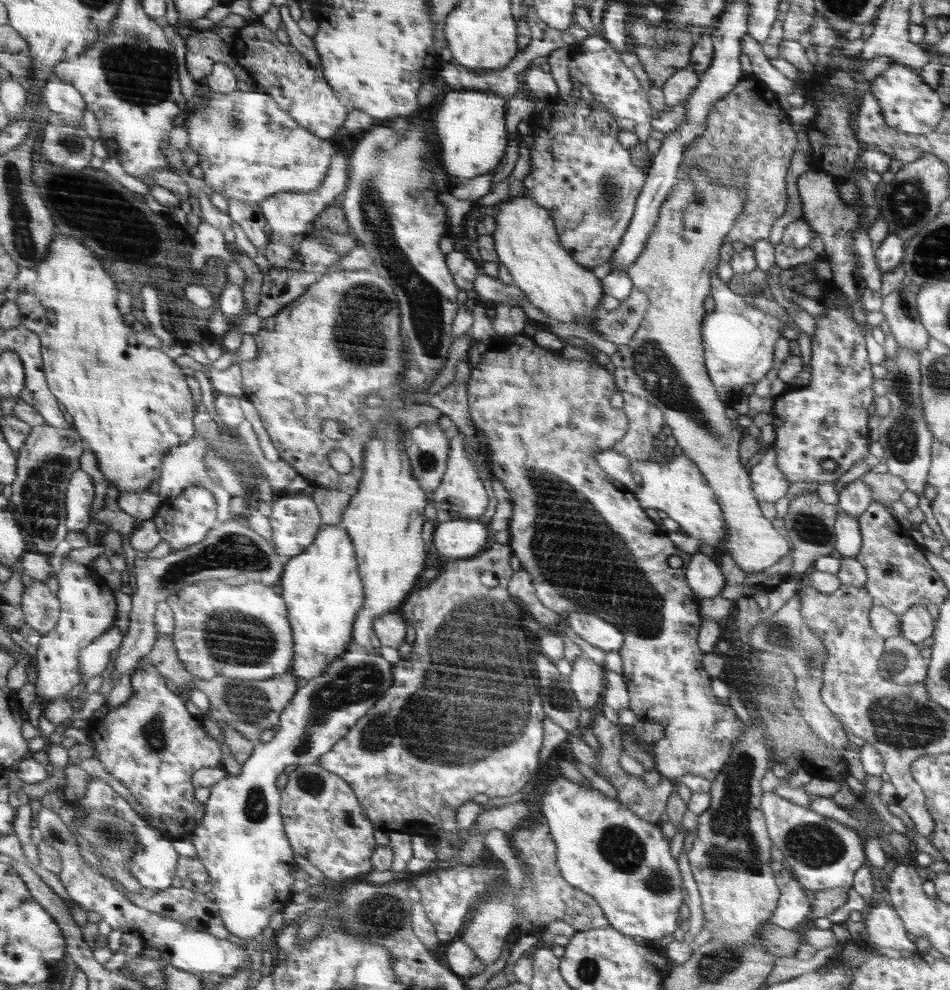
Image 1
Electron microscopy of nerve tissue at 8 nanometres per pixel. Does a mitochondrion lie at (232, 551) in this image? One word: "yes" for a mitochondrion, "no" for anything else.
yes

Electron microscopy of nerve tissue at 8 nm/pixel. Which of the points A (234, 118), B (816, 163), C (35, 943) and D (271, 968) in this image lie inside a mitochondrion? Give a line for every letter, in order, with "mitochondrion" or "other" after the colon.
A: mitochondrion
B: other
C: other
D: other

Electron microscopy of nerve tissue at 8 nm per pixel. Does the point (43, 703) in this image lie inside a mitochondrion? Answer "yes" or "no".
no

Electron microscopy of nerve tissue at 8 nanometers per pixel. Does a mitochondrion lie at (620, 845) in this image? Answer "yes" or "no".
yes

